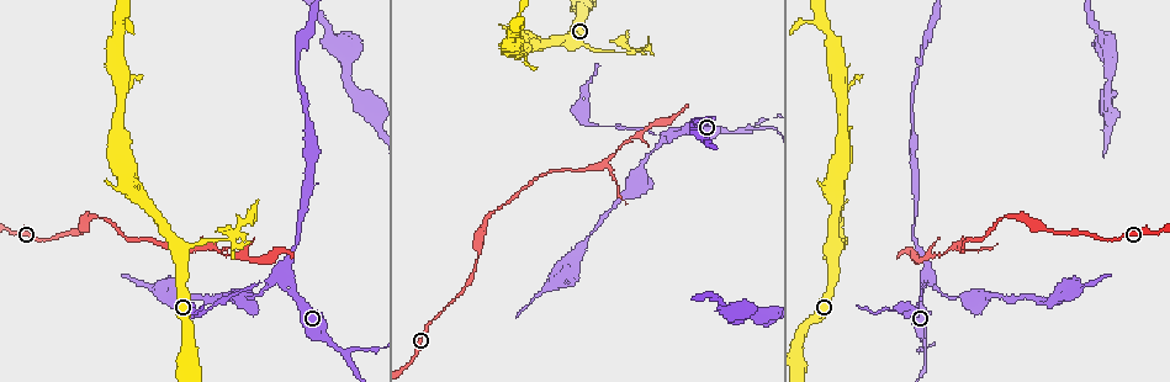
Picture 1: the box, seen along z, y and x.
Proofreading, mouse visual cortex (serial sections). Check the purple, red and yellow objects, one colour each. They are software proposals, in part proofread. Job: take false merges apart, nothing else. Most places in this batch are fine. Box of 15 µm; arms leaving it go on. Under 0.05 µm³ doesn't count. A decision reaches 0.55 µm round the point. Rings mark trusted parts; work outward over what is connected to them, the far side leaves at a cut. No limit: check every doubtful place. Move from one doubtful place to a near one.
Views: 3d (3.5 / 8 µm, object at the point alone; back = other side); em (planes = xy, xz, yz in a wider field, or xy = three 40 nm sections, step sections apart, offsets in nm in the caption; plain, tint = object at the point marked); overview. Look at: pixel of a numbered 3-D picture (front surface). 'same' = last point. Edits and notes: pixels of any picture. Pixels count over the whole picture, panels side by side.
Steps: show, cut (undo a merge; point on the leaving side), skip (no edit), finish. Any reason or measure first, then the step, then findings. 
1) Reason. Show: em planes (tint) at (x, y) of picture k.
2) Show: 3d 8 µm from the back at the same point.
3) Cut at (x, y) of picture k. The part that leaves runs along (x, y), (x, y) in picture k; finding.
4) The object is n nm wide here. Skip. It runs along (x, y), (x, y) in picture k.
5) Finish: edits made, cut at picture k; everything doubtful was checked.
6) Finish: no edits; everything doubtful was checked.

A fork. Show: 3d 3.5 µm at (741, 132) of picture 1.

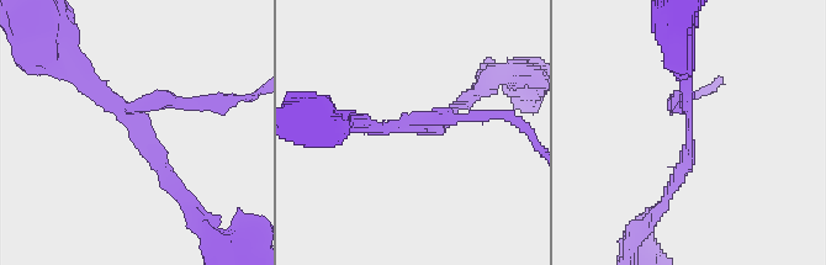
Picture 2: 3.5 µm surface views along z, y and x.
3 arms meet here; the arms are 150, 150, 200 nm wide. Show: em xy step 1 (plain) at (686, 110) of picture 2.

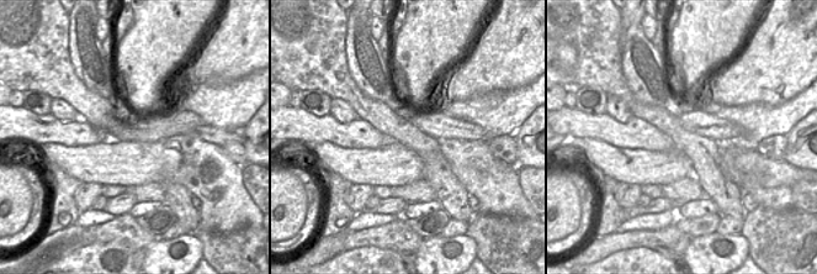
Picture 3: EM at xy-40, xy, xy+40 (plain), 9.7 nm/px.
Show: em xy step 1 (tint) at the same point.

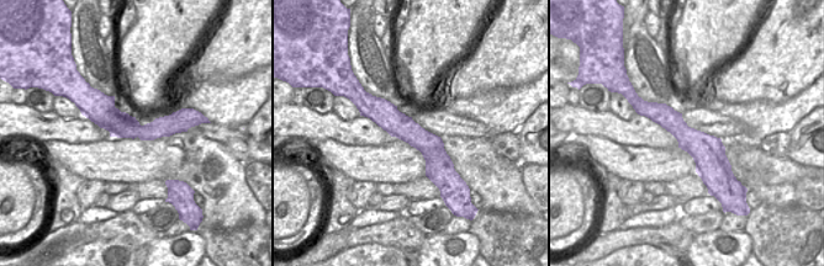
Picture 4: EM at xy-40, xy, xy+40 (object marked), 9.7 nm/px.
Skip. It runs along (59, 67), (139, 112), (169, 176) in picture 2; all the same cell.

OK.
Arms run side by side. Show: 3d 3.5 µm from the back at (283, 273) of picture 1.

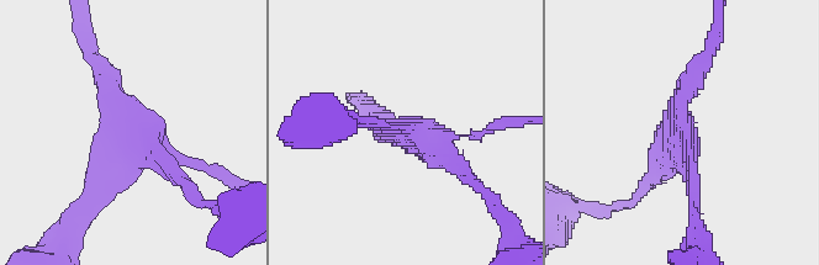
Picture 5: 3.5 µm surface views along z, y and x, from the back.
Now the EM. Show: em xy step 5 (tint) at (128, 140) of picture 5.

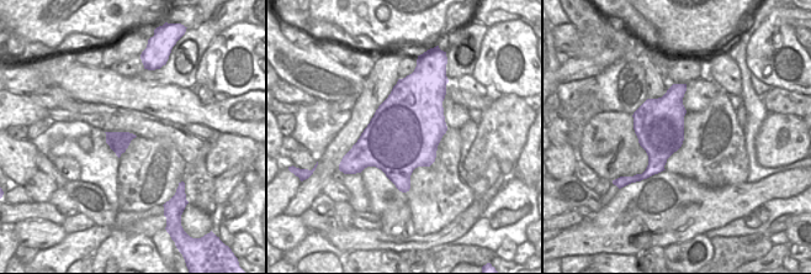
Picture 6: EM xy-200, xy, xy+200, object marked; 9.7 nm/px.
Skip. It runs along (365, 123), (460, 164) in picture 5; all the same cell.

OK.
Thick turns thin. Show: 3d 8 µm at (258, 284) of picture 1.

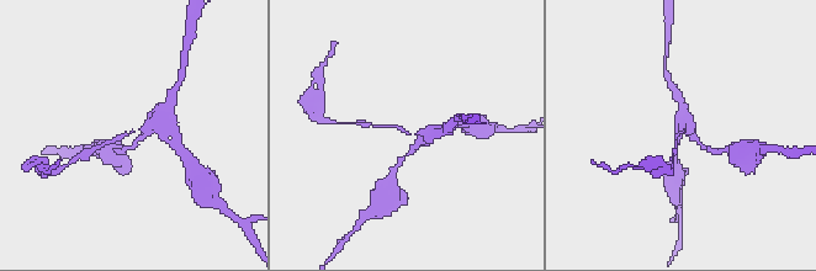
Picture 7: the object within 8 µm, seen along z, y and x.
Show: em planes (tint) at (407, 134) of picture 7.

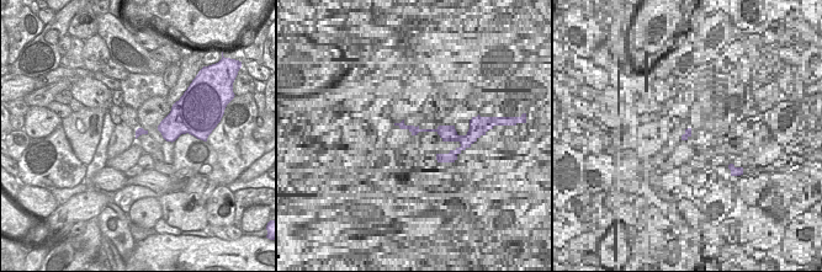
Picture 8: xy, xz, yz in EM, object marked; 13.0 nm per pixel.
Skip. It runs along (165, 122), (100, 145) in picture 7; one cell here.

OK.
Thick turns thin. Show: 3d 3.5 µm at (580, 248) of picture 1.

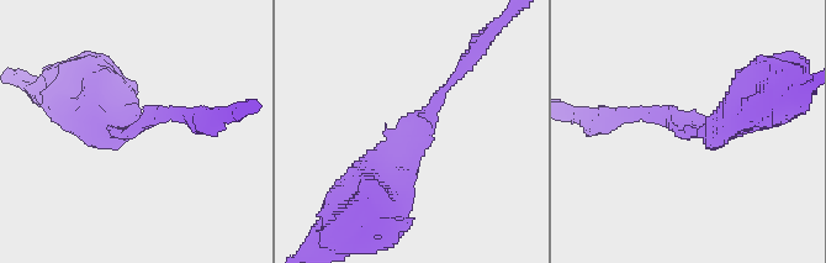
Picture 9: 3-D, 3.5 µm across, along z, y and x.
Show: em planes (tint) at (135, 133) of picture 9.

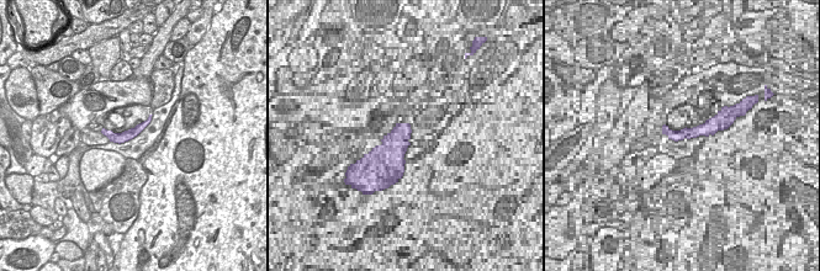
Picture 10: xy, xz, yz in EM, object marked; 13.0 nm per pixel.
Skip. It runs along (462, 69), (380, 158), (368, 187) in picture 9; continuous, no second cell.

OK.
Thin neck. Show: em xy step 2 (tint) at (226, 241) of picture 1.

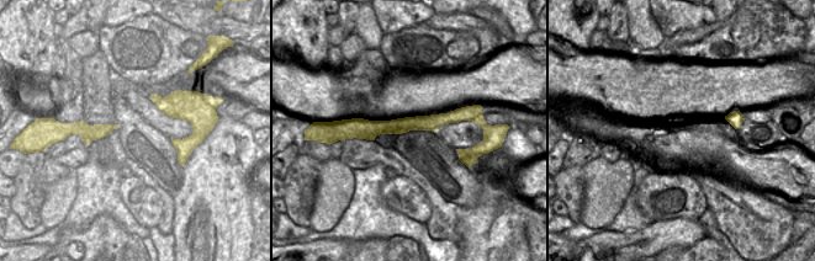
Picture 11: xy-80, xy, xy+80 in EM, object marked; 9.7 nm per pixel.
See where the arms go. Show: 3d 3.5 µm at the same point.

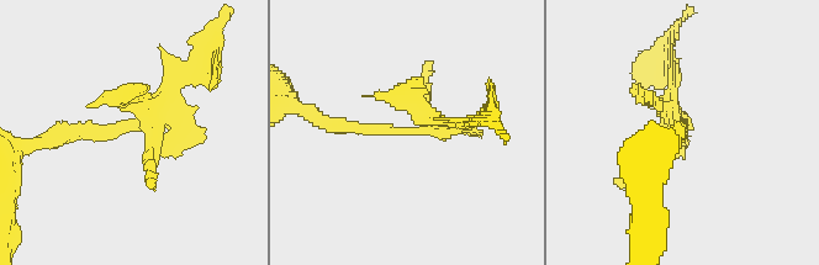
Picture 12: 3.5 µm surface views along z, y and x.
Skip. It runs along (48, 137), (136, 130), (189, 68) in picture 12; all the same cell.

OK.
Finish: no edits; everything doubtful was checked.

